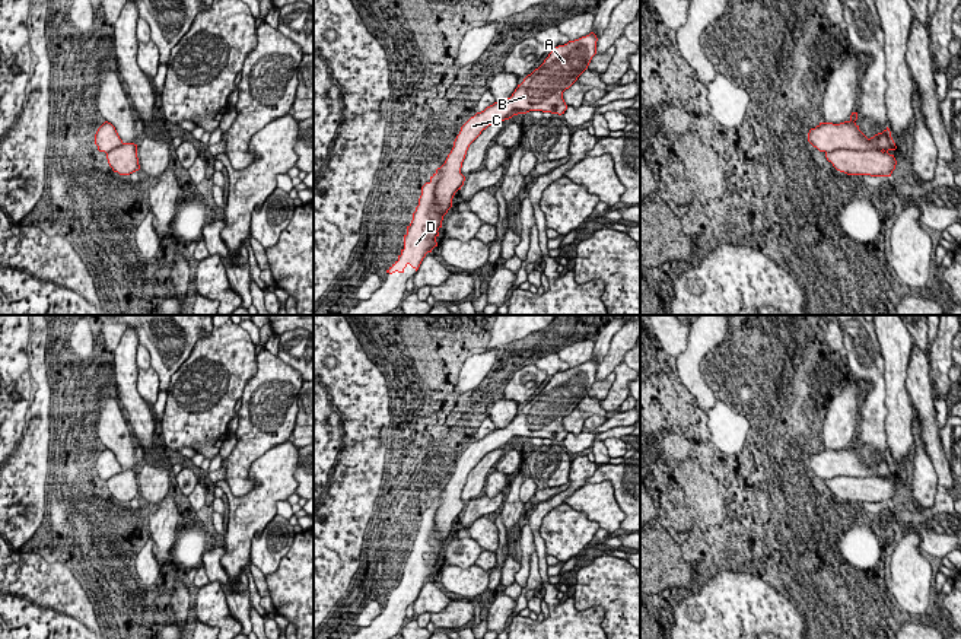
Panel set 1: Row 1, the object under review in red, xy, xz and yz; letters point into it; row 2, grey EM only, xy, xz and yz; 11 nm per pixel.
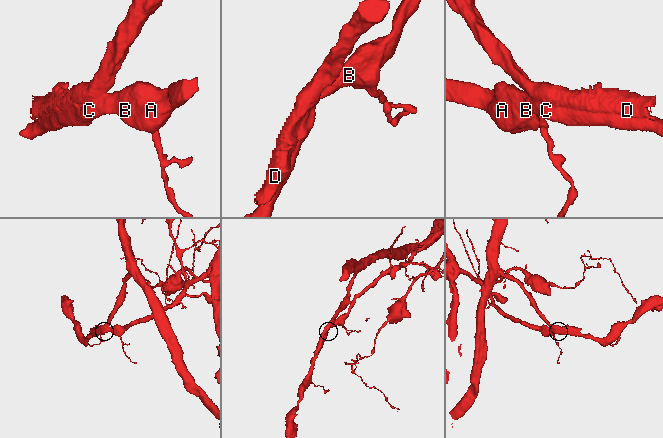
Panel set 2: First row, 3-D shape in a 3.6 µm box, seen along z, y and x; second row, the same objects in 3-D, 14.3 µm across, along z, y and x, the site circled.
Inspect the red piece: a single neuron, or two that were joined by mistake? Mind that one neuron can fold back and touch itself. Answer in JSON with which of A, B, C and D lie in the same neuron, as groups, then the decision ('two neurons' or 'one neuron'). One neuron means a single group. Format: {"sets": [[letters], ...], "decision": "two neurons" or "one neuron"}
{"sets": [["A", "B", "C"], ["D"]], "decision": "two neurons"}

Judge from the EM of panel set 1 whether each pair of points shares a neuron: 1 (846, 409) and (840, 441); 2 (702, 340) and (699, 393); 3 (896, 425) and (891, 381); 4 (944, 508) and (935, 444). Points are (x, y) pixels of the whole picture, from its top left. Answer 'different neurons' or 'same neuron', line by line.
1: same neuron
2: same neuron
3: same neuron
4: different neurons

